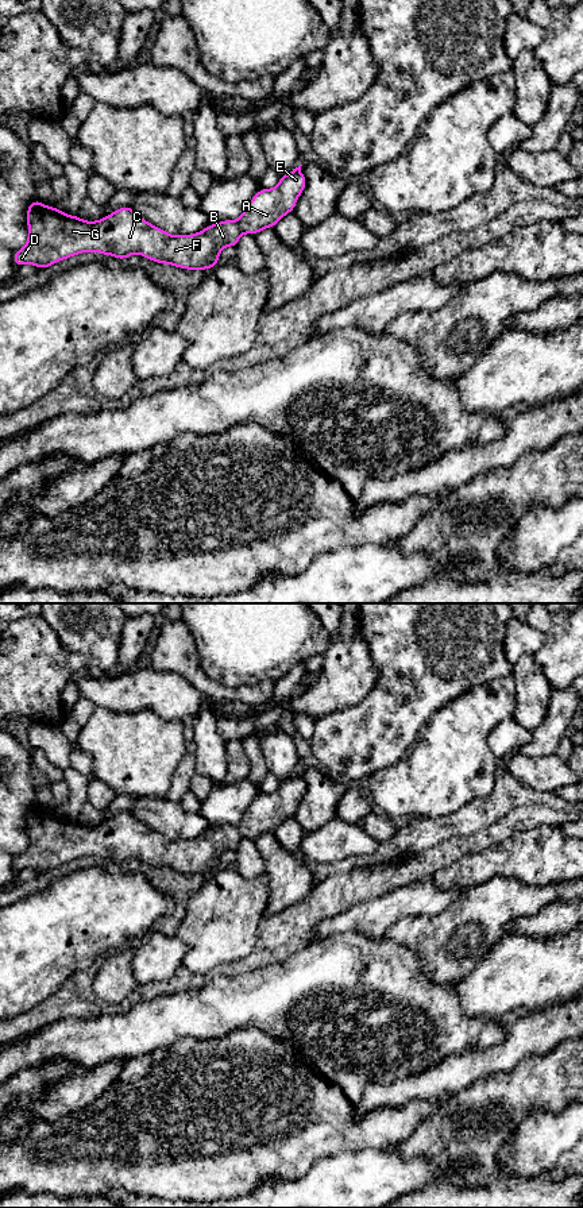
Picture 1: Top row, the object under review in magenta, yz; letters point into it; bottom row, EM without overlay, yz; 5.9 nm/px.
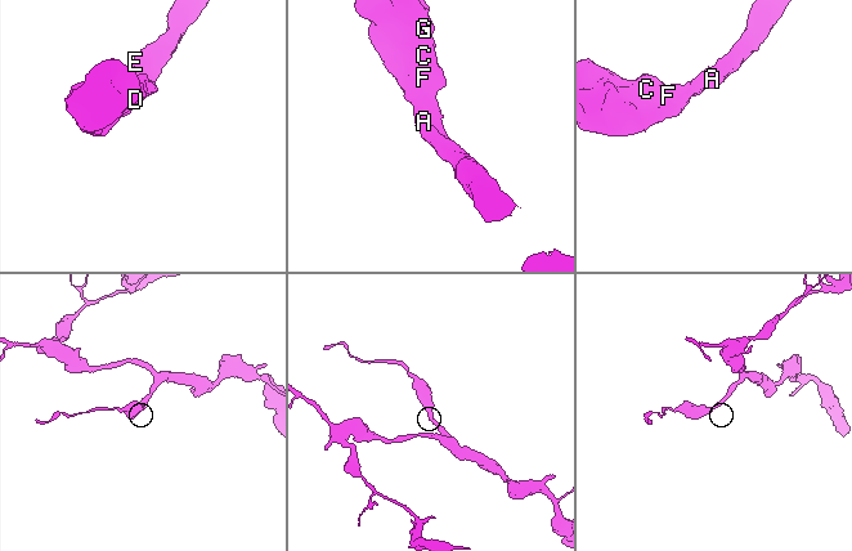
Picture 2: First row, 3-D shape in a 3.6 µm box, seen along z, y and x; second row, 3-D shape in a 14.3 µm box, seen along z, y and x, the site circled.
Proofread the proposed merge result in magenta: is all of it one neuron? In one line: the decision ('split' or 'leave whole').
leave whole

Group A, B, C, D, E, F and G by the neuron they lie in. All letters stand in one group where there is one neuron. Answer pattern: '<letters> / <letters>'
A B C D E F G

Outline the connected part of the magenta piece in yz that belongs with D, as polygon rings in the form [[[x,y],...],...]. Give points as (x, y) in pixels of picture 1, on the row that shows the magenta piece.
[[[301,166],[279,177],[273,189],[259,189],[246,205],[238,220],[224,220],[193,235],[170,235],[136,215],[131,207],[121,207],[97,221],[85,221],[80,216],[70,216],[57,207],[46,207],[38,198],[27,207],[27,244],[13,252],[13,265],[34,265],[39,270],[50,267],[58,260],[82,252],[100,252],[126,260],[131,254],[139,254],[152,262],[186,270],[208,270],[219,265],[224,247],[236,247],[243,232],[256,235],[265,228],[274,228],[287,213],[294,212],[296,202],[306,186]]]

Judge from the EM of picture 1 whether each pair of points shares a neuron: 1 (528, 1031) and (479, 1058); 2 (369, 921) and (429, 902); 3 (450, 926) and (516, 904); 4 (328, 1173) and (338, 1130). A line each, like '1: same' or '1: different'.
1: same
2: same
3: same
4: different

